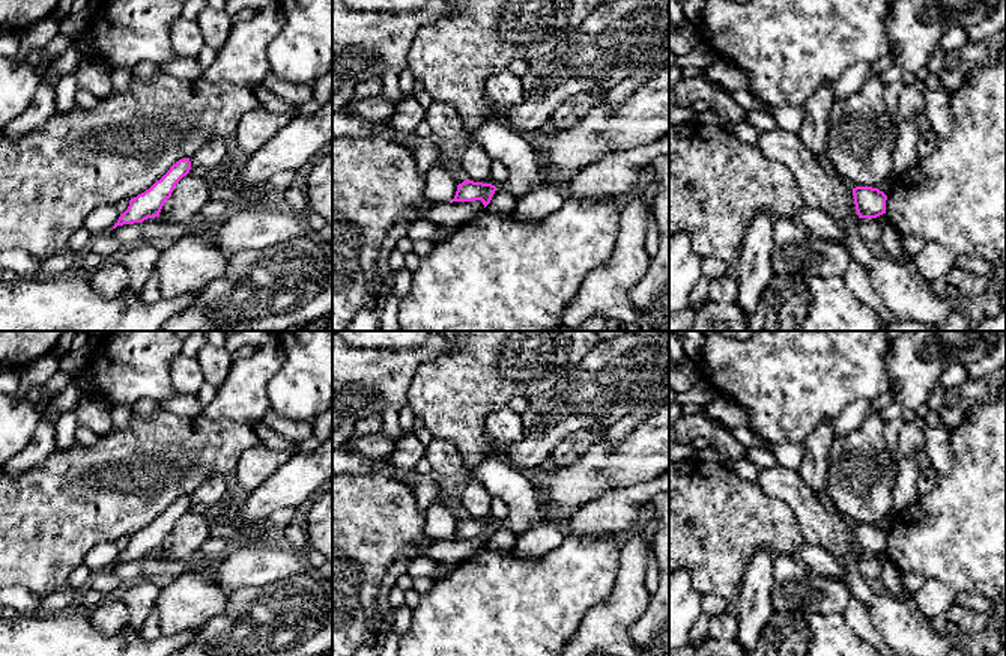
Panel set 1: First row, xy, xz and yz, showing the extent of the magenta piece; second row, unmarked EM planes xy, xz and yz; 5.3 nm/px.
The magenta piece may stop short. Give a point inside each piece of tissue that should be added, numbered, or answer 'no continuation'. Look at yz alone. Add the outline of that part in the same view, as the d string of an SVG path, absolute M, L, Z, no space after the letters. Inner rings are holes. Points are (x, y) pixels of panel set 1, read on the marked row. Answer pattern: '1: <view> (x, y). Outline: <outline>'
no continuation

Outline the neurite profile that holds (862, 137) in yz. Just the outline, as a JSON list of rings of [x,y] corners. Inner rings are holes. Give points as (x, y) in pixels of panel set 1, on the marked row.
[[[871,72],[859,92],[833,102],[827,156],[851,188],[872,187],[887,196],[898,126],[887,114],[883,93],[884,83]]]

